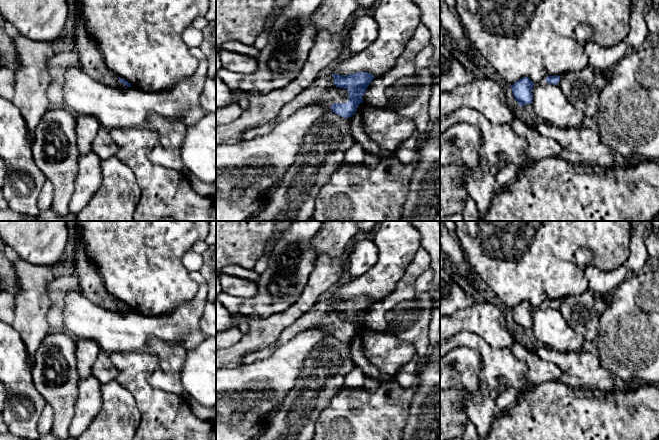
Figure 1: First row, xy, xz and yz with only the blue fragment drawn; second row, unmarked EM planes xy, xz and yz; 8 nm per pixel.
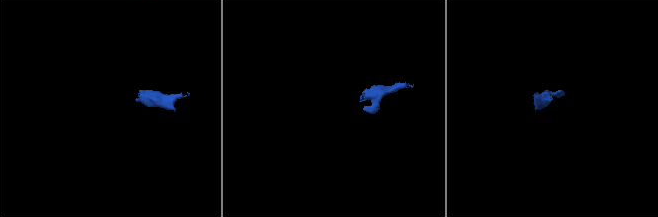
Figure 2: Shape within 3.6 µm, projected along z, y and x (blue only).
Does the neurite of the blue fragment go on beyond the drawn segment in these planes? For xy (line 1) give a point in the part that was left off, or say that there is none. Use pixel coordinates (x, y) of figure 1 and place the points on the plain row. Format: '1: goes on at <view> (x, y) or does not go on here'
1: does not go on here

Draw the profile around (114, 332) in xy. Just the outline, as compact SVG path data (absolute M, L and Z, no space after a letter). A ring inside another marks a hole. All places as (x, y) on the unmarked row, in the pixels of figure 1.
M204 282L189 302L179 305L169 314L150 316L132 310L126 313L110 311L80 293L70 291L64 298L64 326L67 333L77 339L96 342L107 354L148 350L152 337L178 343L187 353L206 338L200 327L200 318L207 293Z

